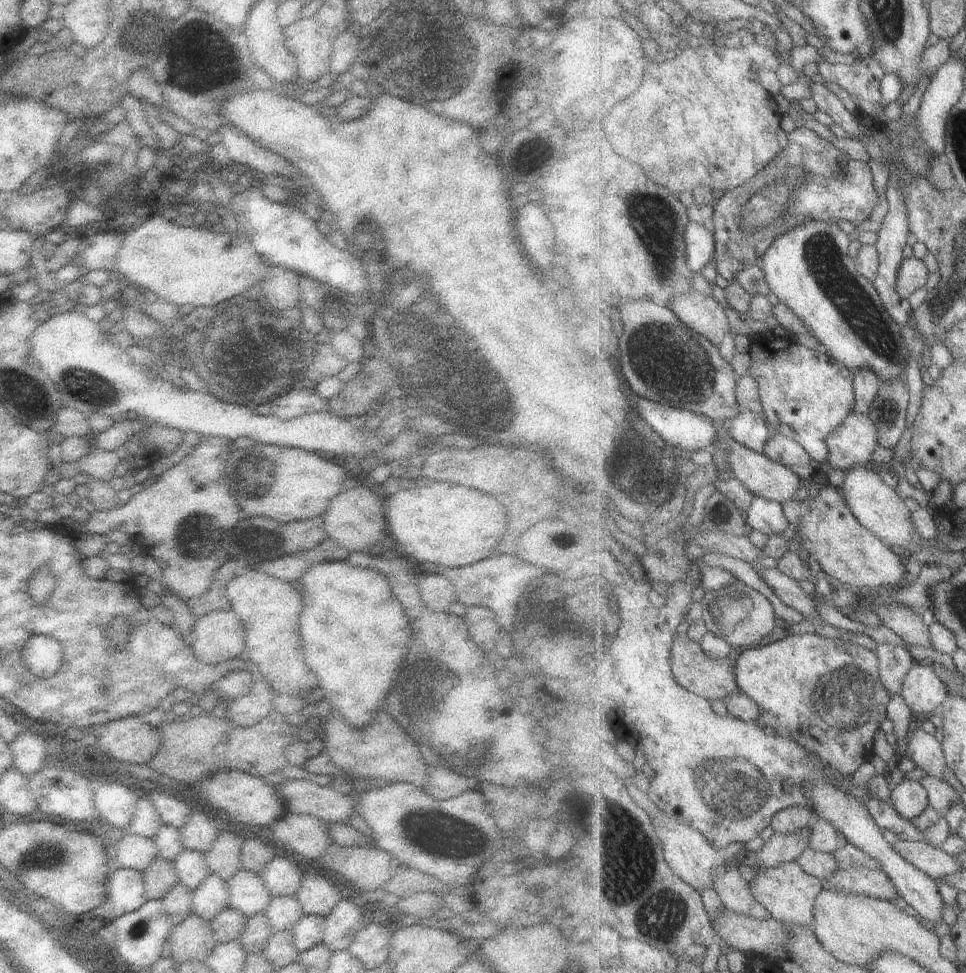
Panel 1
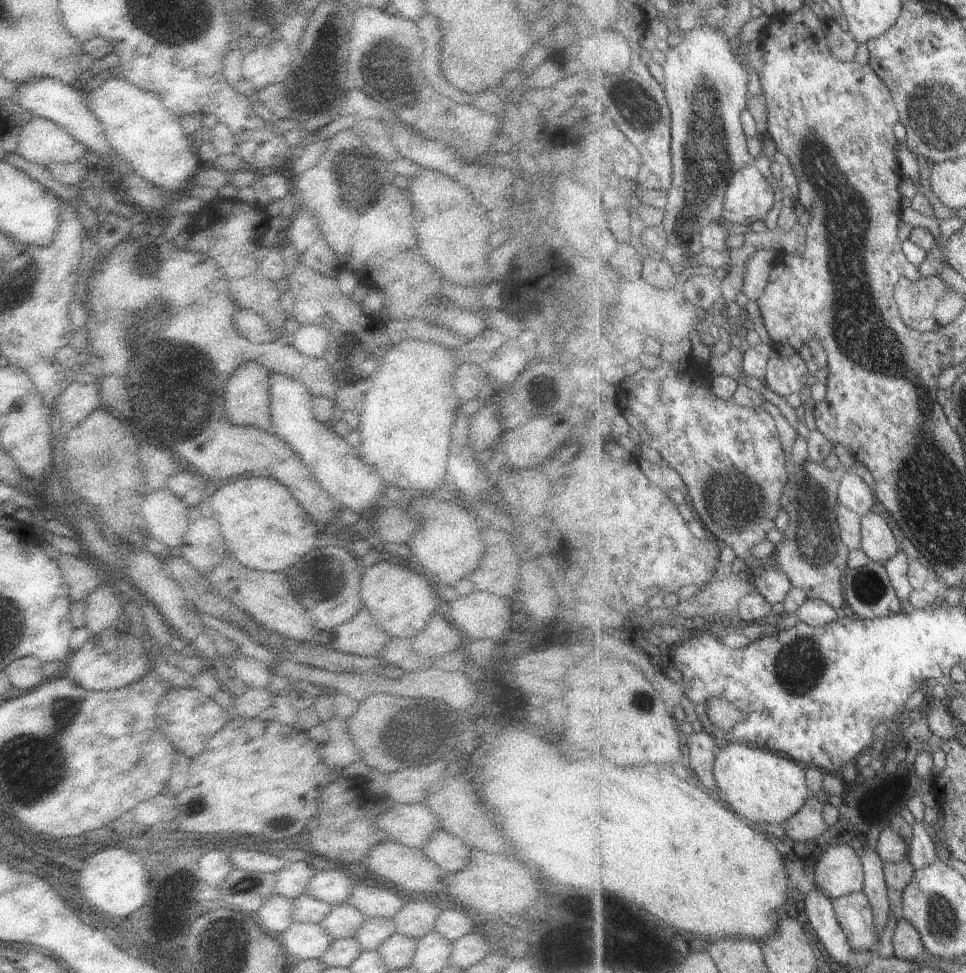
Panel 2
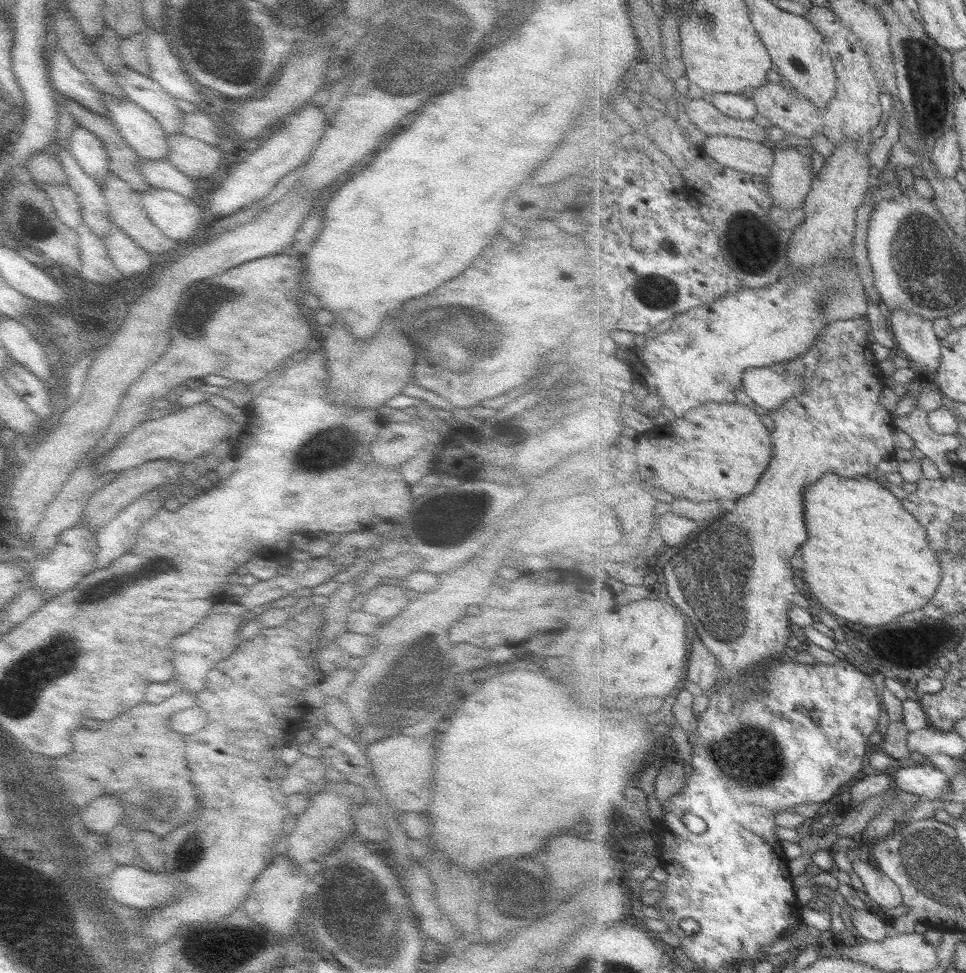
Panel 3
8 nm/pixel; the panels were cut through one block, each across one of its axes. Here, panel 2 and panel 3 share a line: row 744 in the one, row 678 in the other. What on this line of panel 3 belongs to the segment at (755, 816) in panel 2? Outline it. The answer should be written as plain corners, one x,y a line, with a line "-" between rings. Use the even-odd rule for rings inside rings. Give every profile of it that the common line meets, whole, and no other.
867,316
853,321
831,321
810,352
786,363
782,373
793,373
806,380
806,392
794,396
785,405
767,414
774,422
774,458
770,468
763,473
752,494
736,500
732,511
716,513
704,530
690,534
681,552
665,565
666,588
669,597
697,626
703,644
716,655
725,680
735,689
733,701
755,699
751,676
762,667
784,658
783,650
789,648
791,632
797,632
790,621
790,610
800,606
812,612
816,602
795,586
793,575
797,572
791,558
806,544
806,488
822,480
827,472
845,478
877,476
878,464
894,458
896,452
895,418
881,404
881,390
886,387
885,376
878,361
871,353
867,334
872,332

